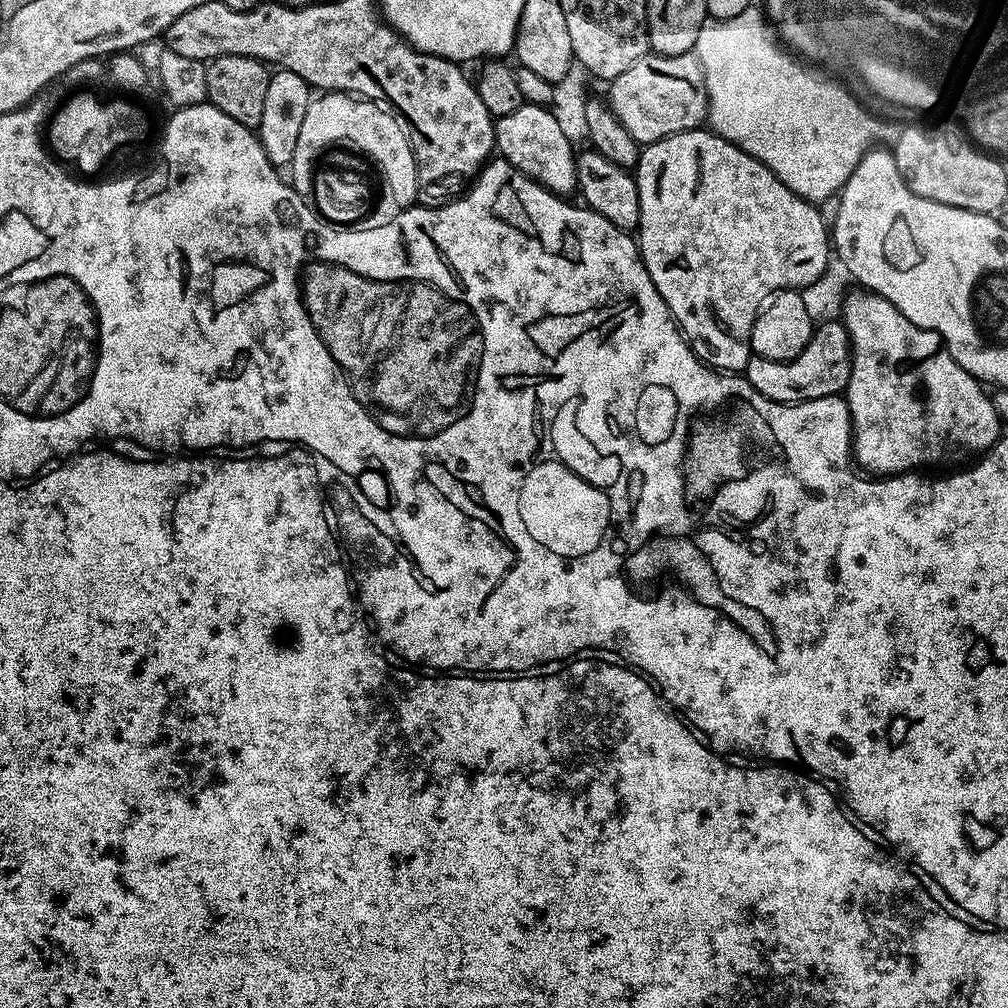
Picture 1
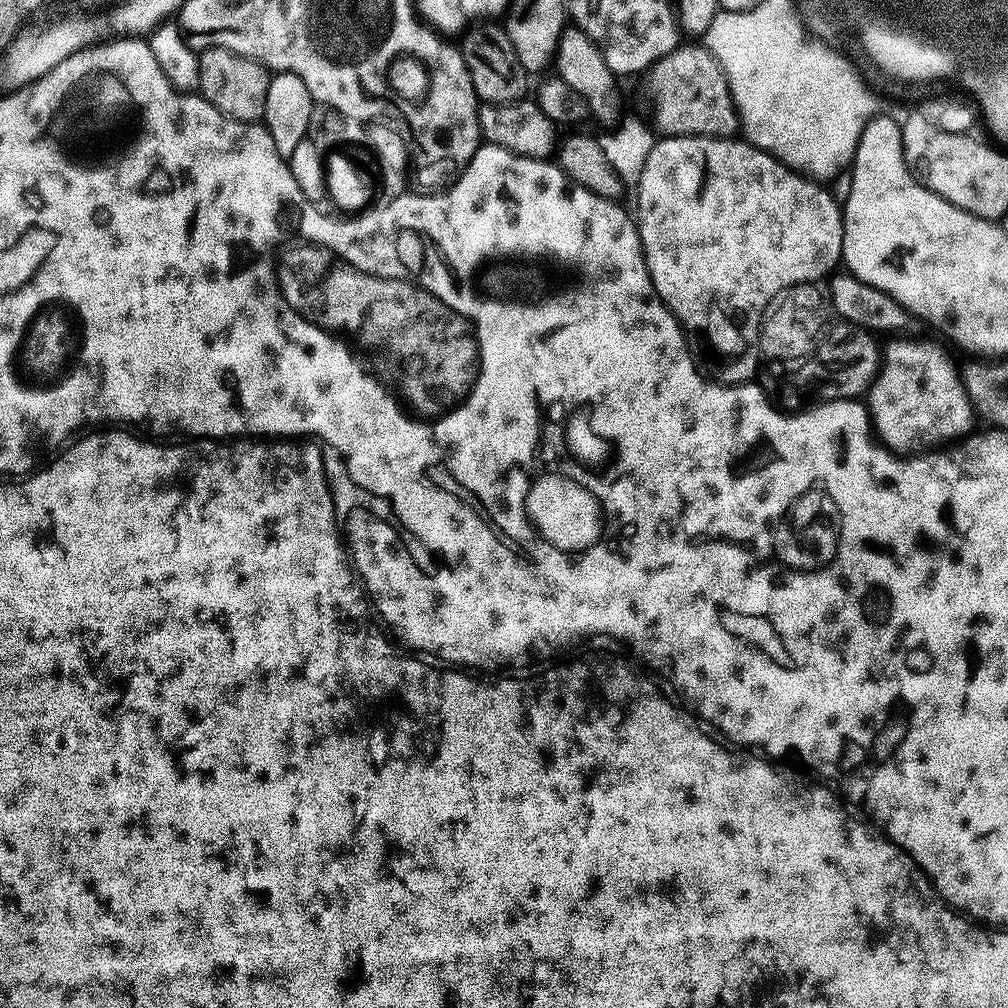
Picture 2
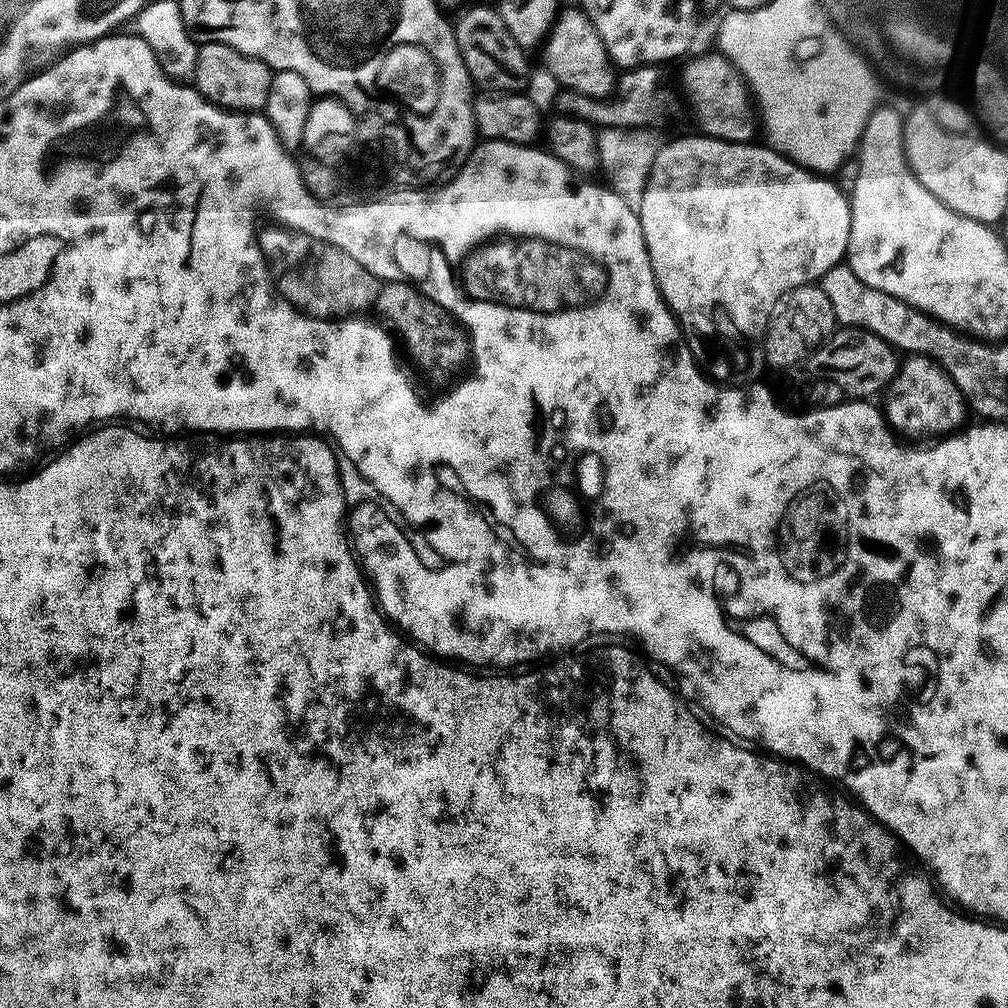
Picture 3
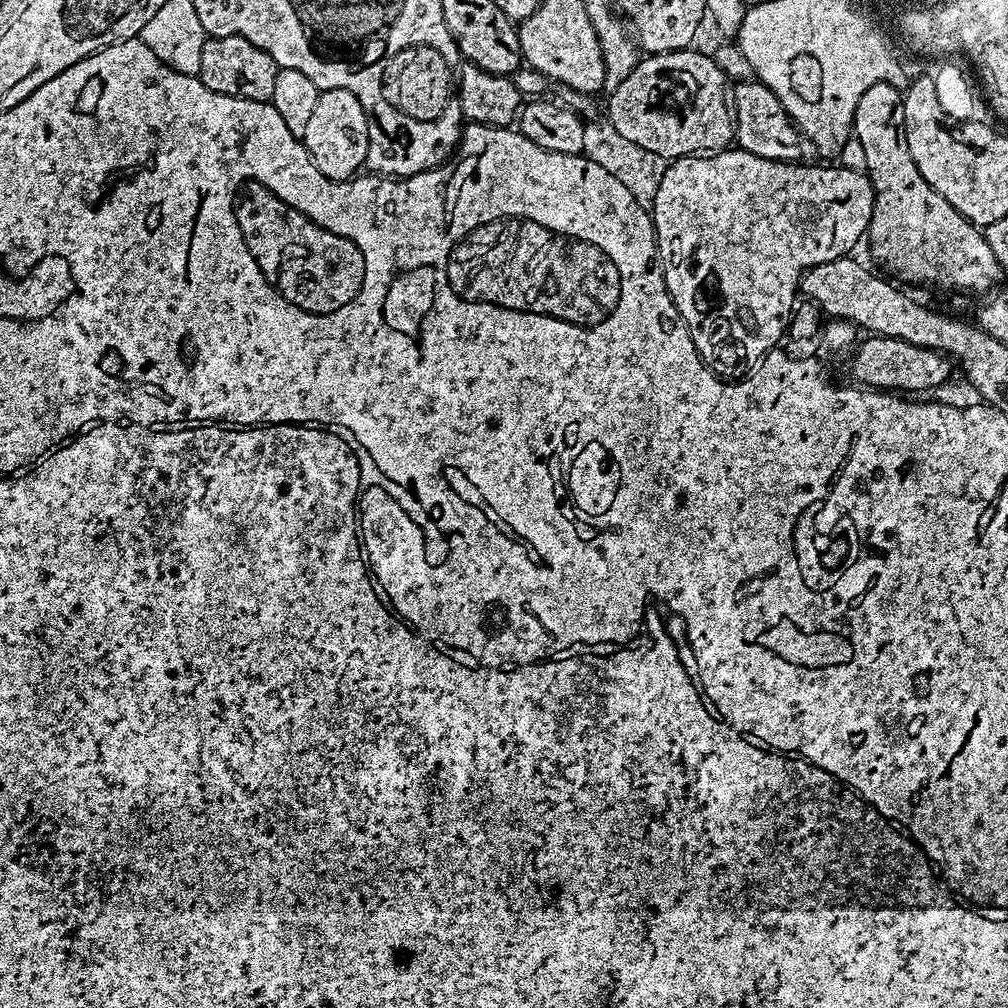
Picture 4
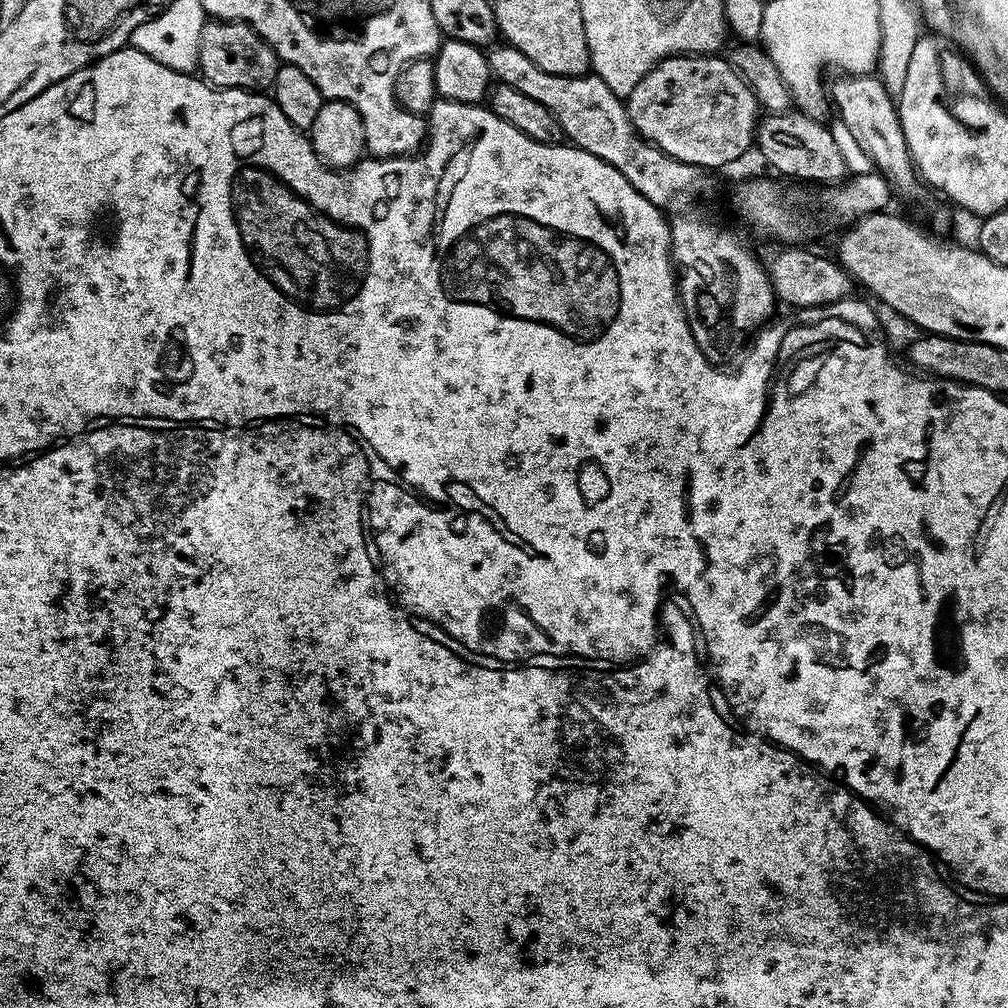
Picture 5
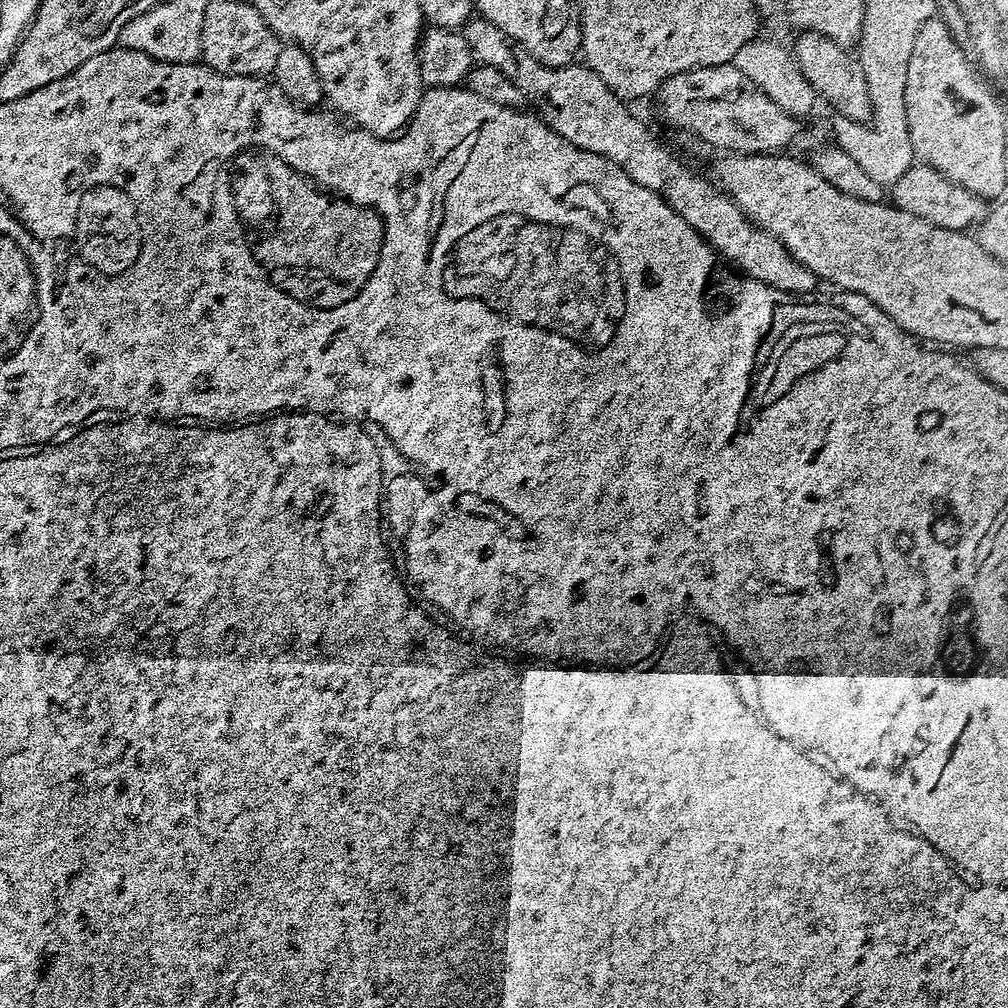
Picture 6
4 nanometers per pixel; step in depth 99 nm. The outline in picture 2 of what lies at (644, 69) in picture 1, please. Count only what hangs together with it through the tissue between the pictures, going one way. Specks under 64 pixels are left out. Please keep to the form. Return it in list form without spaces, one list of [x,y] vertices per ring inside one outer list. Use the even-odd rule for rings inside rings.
[[[686,44],[678,46],[673,52],[666,54],[658,62],[654,62],[643,77],[644,88],[648,91],[648,104],[652,107],[652,120],[656,123],[655,131],[657,133],[660,131],[659,135],[664,138],[669,136],[731,137],[737,131],[738,117],[736,108],[732,105],[728,80],[720,69],[720,63],[707,47],[695,48],[692,44]]]

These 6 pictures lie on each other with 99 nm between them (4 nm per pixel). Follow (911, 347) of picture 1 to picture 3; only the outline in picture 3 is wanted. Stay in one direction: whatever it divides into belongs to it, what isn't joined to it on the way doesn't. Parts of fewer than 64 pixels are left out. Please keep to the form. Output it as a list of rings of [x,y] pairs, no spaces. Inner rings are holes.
[[[909,355],[905,360],[908,361],[905,364],[903,361],[902,369],[887,393],[886,419],[889,425],[899,433],[906,432],[910,438],[920,435],[943,438],[957,431],[965,423],[963,420],[966,413],[966,401],[958,386],[936,361],[926,356]]]

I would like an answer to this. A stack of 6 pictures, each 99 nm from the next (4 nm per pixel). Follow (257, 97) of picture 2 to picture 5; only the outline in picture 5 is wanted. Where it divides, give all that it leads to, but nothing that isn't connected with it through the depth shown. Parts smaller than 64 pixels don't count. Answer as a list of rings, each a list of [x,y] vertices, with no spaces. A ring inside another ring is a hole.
[[[209,19],[202,26],[202,38],[198,46],[199,75],[207,80],[214,88],[247,88],[249,90],[271,89],[276,71],[281,61],[276,59],[276,52],[248,24],[240,20]]]

